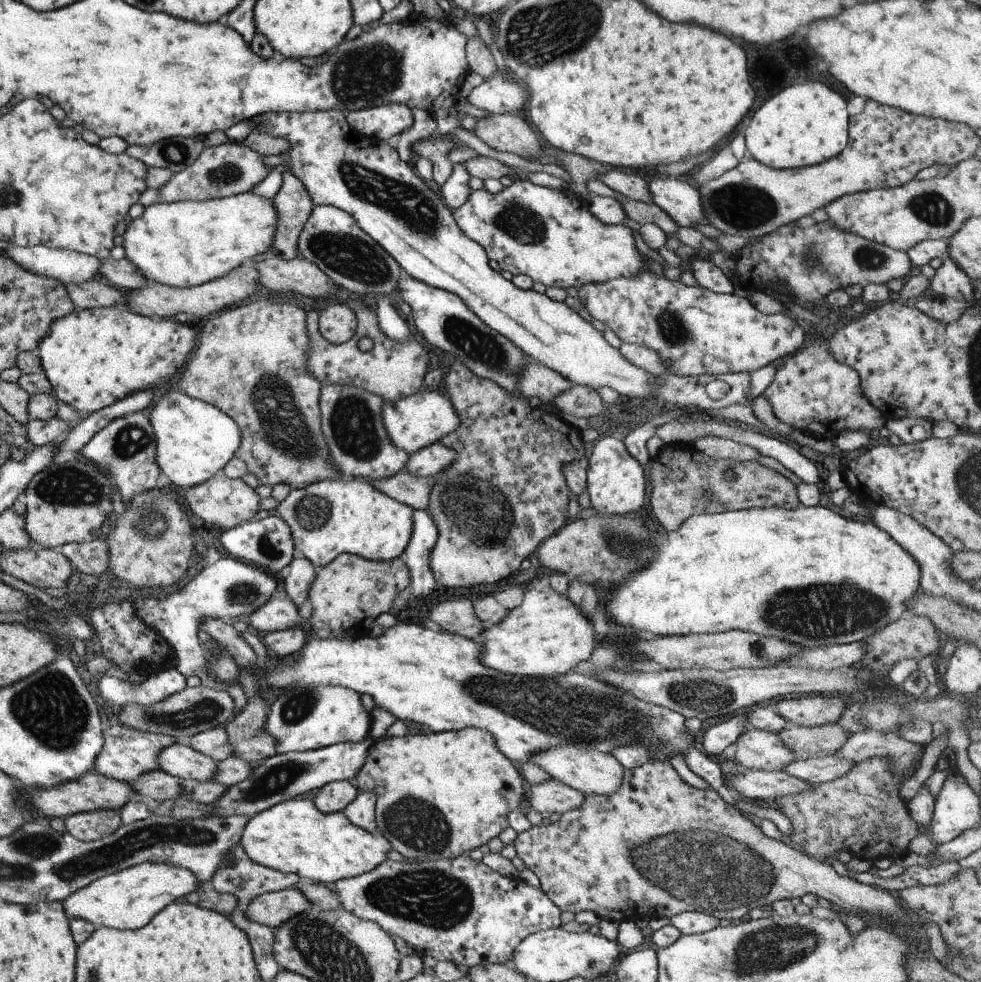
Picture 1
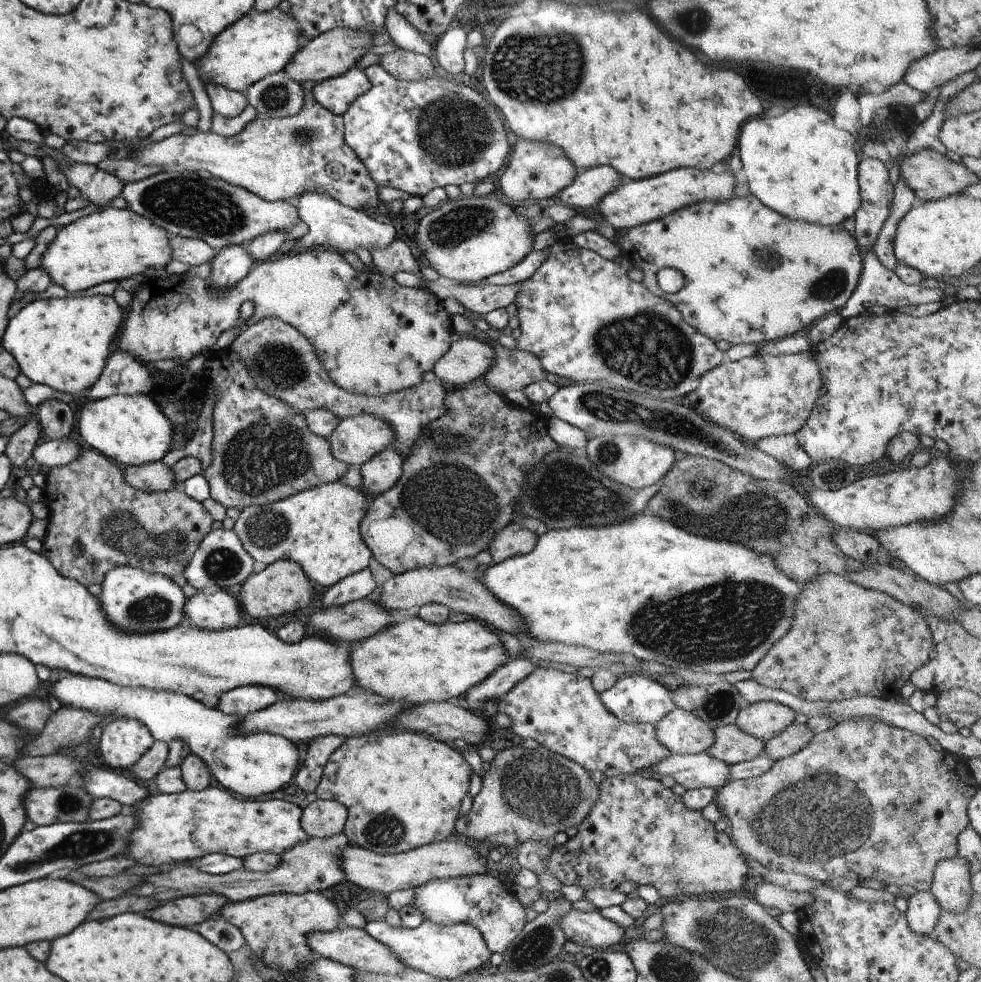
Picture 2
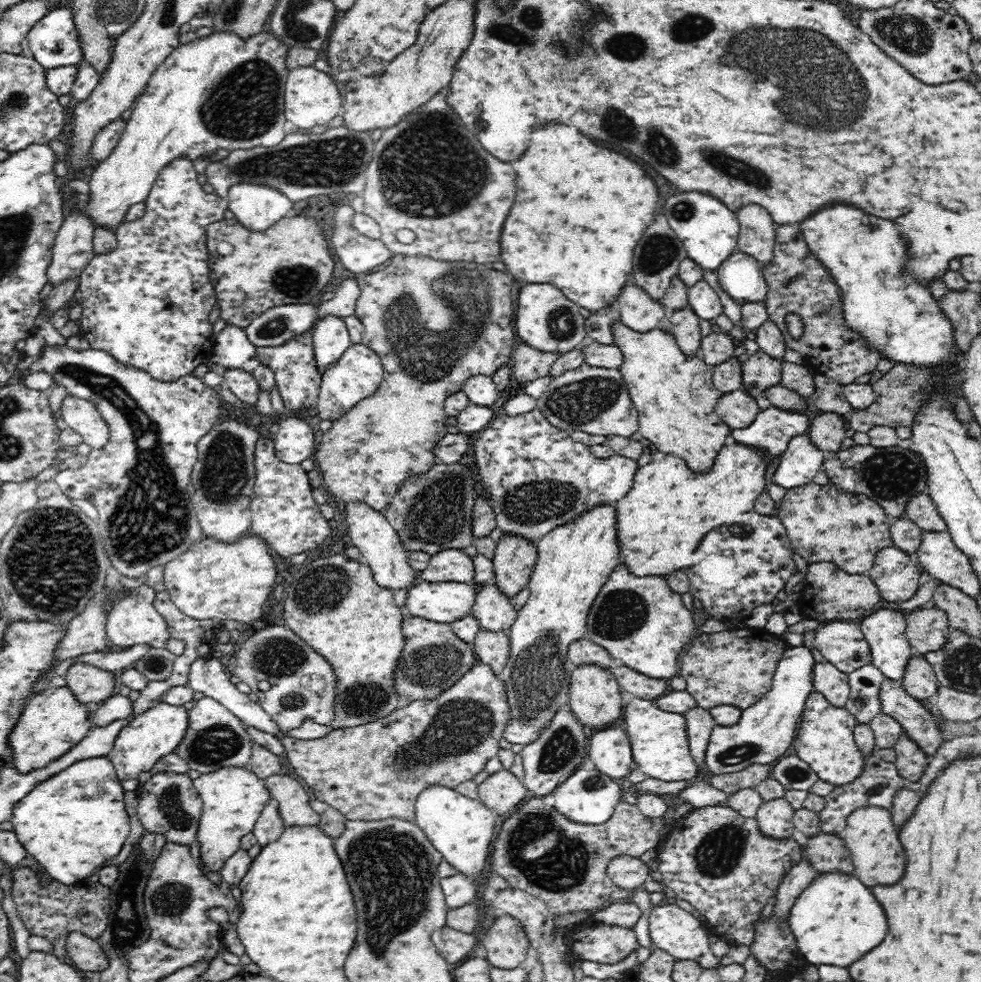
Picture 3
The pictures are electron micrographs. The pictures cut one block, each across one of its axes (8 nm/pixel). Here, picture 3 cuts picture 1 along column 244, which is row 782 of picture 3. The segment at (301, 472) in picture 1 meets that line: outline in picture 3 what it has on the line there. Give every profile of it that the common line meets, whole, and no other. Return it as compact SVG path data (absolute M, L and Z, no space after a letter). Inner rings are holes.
M478 664L478 666L474 666L466 674L463 674L462 678L452 684L448 690L440 692L436 698L412 700L412 702L404 703L401 708L396 709L392 714L385 716L383 719L375 720L362 726L332 729L322 738L299 740L294 737L284 736L280 743L282 743L284 754L288 758L292 770L304 780L304 784L314 794L314 798L340 811L346 820L379 821L394 818L414 823L416 800L418 800L418 795L423 790L434 785L442 785L442 787L456 790L459 784L472 781L474 776L484 770L486 762L498 755L498 751L501 749L498 740L503 737L504 728L506 728L509 720L509 712L510 707L508 707L506 689L504 689L502 679L494 674L486 664Z

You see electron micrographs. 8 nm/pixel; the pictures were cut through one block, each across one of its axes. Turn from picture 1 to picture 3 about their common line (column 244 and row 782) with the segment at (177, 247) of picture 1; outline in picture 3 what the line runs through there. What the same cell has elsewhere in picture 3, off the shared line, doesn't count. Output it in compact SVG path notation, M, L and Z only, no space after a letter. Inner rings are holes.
M226 767L193 780L193 785L203 801L203 811L198 820L197 840L199 842L202 872L219 872L224 863L240 850L243 836L253 832L254 825L262 814L264 806L271 800L266 784L253 771L240 767Z

